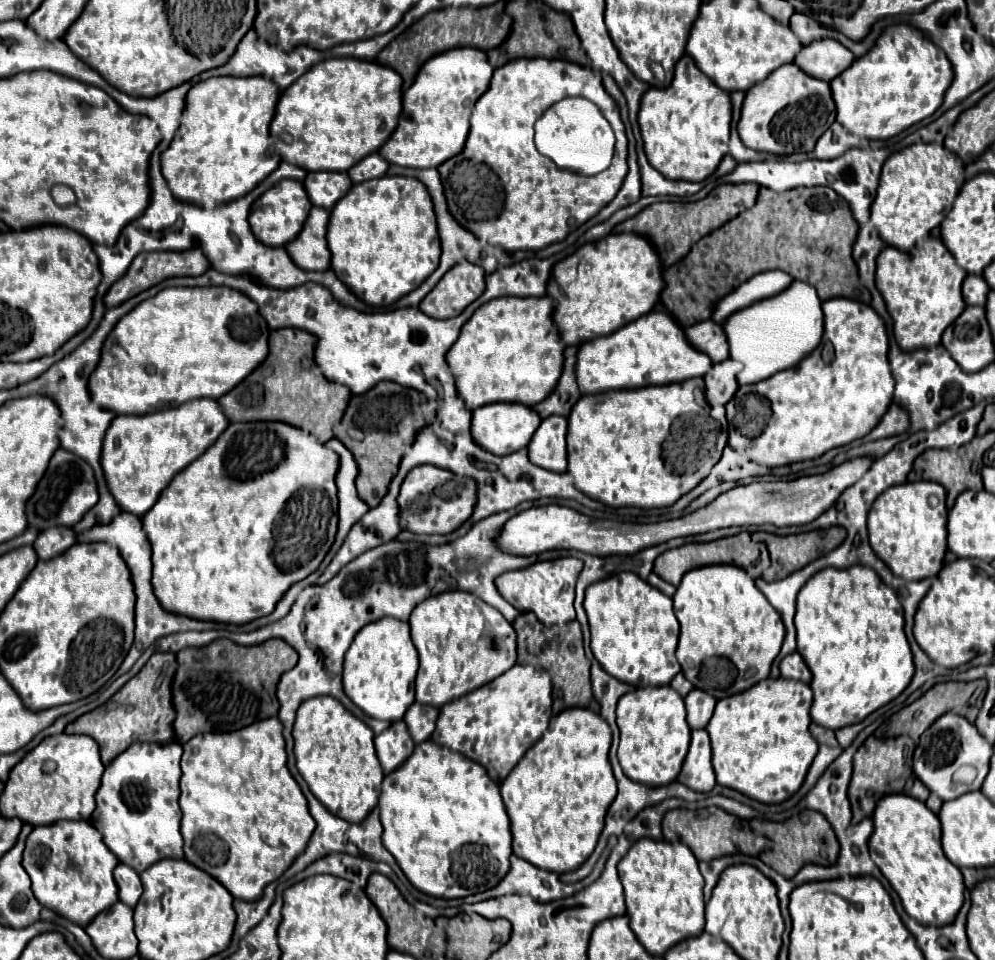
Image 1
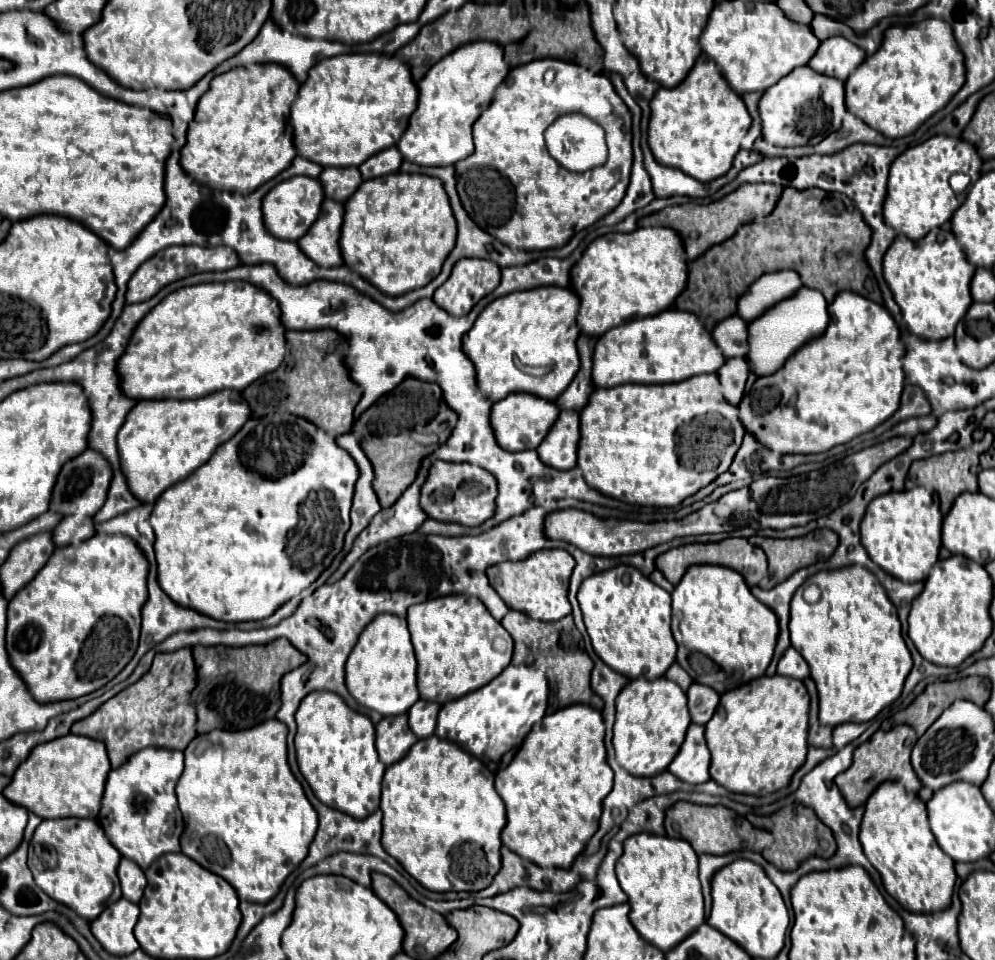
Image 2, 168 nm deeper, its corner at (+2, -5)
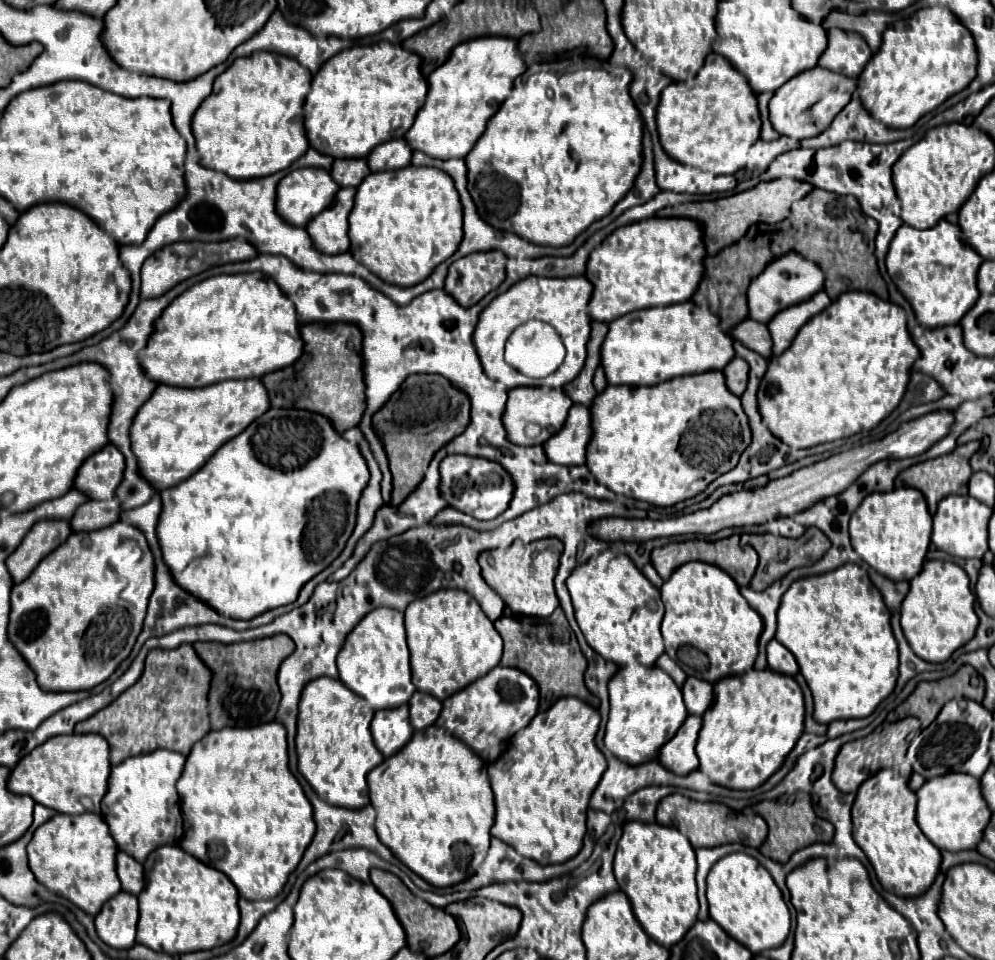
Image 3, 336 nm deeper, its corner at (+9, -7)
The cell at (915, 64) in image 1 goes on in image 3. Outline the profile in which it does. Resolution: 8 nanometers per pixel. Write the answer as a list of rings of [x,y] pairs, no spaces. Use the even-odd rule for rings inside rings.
[[[944,6],[922,8],[914,12],[906,20],[894,22],[882,36],[880,50],[872,56],[866,64],[864,72],[860,74],[860,96],[868,112],[884,122],[890,128],[910,128],[920,116],[938,108],[950,96],[962,92],[974,80],[978,68],[978,52],[974,48],[974,38],[970,30]]]

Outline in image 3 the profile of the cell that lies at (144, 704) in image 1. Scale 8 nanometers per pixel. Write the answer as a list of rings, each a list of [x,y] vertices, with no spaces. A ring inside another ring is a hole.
[[[182,644],[174,650],[154,648],[146,656],[146,668],[138,682],[122,692],[118,700],[88,720],[78,722],[76,732],[102,734],[112,748],[112,766],[124,762],[130,756],[154,752],[158,748],[188,756],[190,748],[210,732],[210,680],[212,672],[206,668],[206,664],[202,664],[190,644]]]

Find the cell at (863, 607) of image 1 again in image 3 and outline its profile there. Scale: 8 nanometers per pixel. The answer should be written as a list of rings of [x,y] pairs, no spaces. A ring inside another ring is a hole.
[[[842,564],[838,570],[804,576],[794,582],[784,592],[778,608],[776,640],[794,654],[800,674],[806,678],[814,698],[814,720],[820,724],[830,724],[840,718],[870,716],[896,686],[898,644],[890,628],[890,612],[868,574],[856,564]]]

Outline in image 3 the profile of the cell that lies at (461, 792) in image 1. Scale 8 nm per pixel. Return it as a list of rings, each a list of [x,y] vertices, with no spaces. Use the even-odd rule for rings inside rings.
[[[430,726],[414,732],[406,748],[386,758],[368,774],[370,804],[376,810],[376,832],[410,870],[438,888],[446,888],[470,878],[486,858],[490,848],[490,828],[494,822],[494,796],[488,782],[488,764],[462,740],[444,728]]]

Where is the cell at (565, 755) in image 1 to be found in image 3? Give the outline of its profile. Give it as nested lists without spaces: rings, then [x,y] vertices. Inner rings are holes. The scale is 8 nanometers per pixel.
[[[578,698],[558,700],[546,718],[542,712],[526,726],[522,732],[516,732],[502,756],[488,766],[490,784],[496,800],[496,816],[492,826],[492,836],[510,844],[516,852],[526,858],[532,858],[540,864],[560,864],[576,856],[582,848],[586,834],[586,810],[588,800],[598,786],[602,774],[606,772],[606,758],[598,750],[594,738],[600,726],[600,714]]]

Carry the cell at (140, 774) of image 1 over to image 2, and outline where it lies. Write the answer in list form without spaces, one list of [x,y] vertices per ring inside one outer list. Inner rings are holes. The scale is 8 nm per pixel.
[[[143,748],[133,754],[125,764],[111,770],[105,784],[105,794],[101,800],[101,810],[97,822],[103,826],[107,838],[119,850],[123,858],[133,860],[141,870],[147,870],[159,856],[169,852],[181,852],[179,838],[183,832],[183,818],[177,806],[175,784],[183,772],[183,752],[169,748]]]

